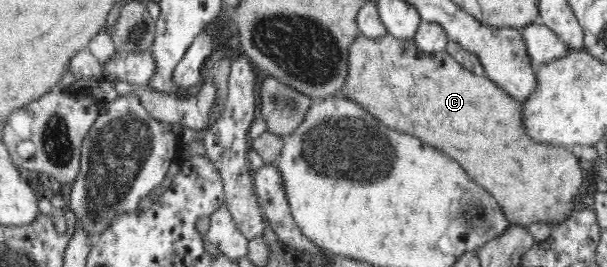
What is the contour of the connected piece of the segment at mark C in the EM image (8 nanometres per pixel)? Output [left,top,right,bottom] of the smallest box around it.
[343,34,585,228]

